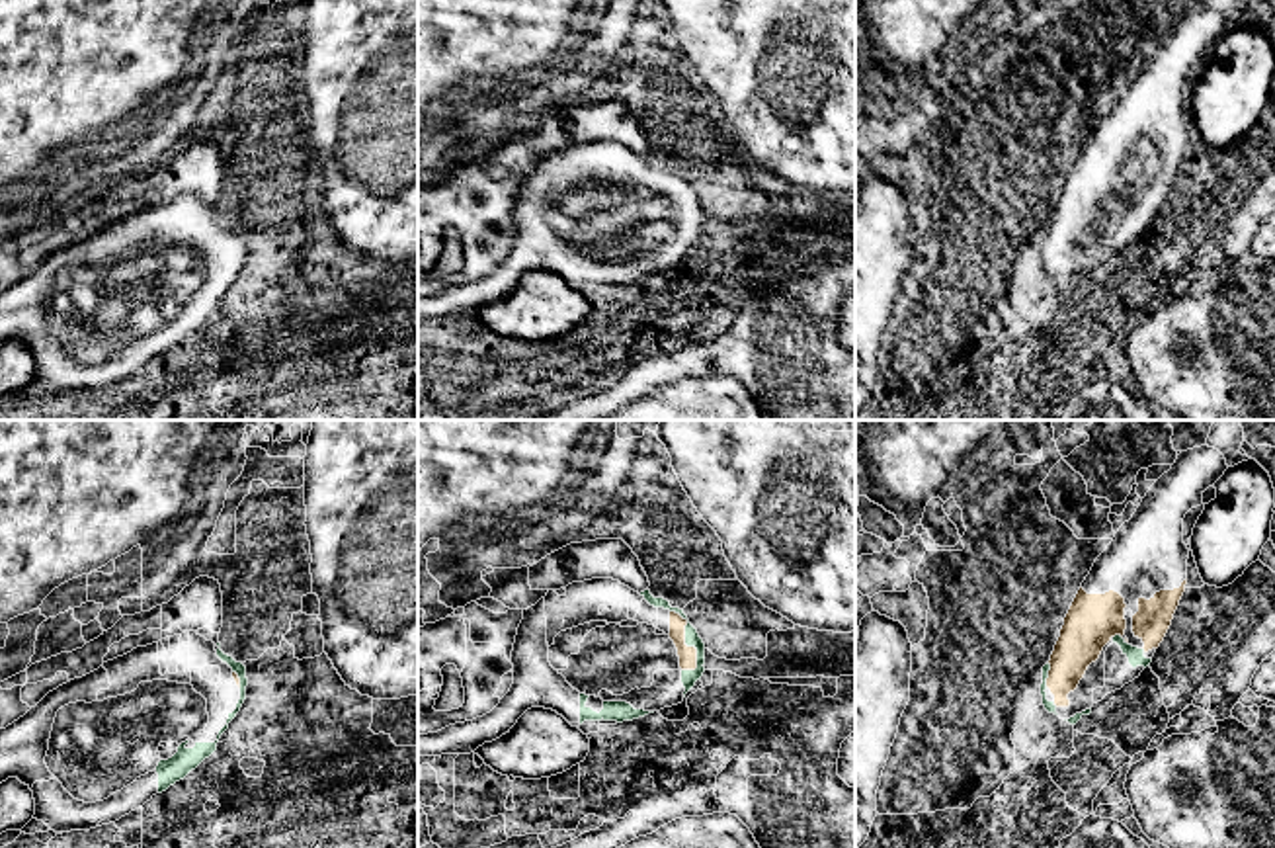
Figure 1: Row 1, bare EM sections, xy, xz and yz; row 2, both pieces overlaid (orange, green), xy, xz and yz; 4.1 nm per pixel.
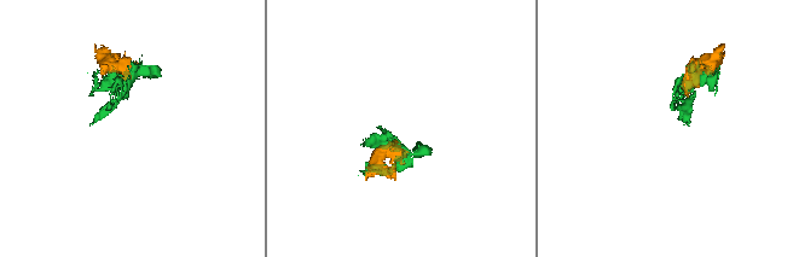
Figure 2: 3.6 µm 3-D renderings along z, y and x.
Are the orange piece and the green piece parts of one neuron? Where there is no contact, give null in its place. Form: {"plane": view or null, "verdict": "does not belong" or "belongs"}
{"plane": "xz", "verdict": "belongs"}

